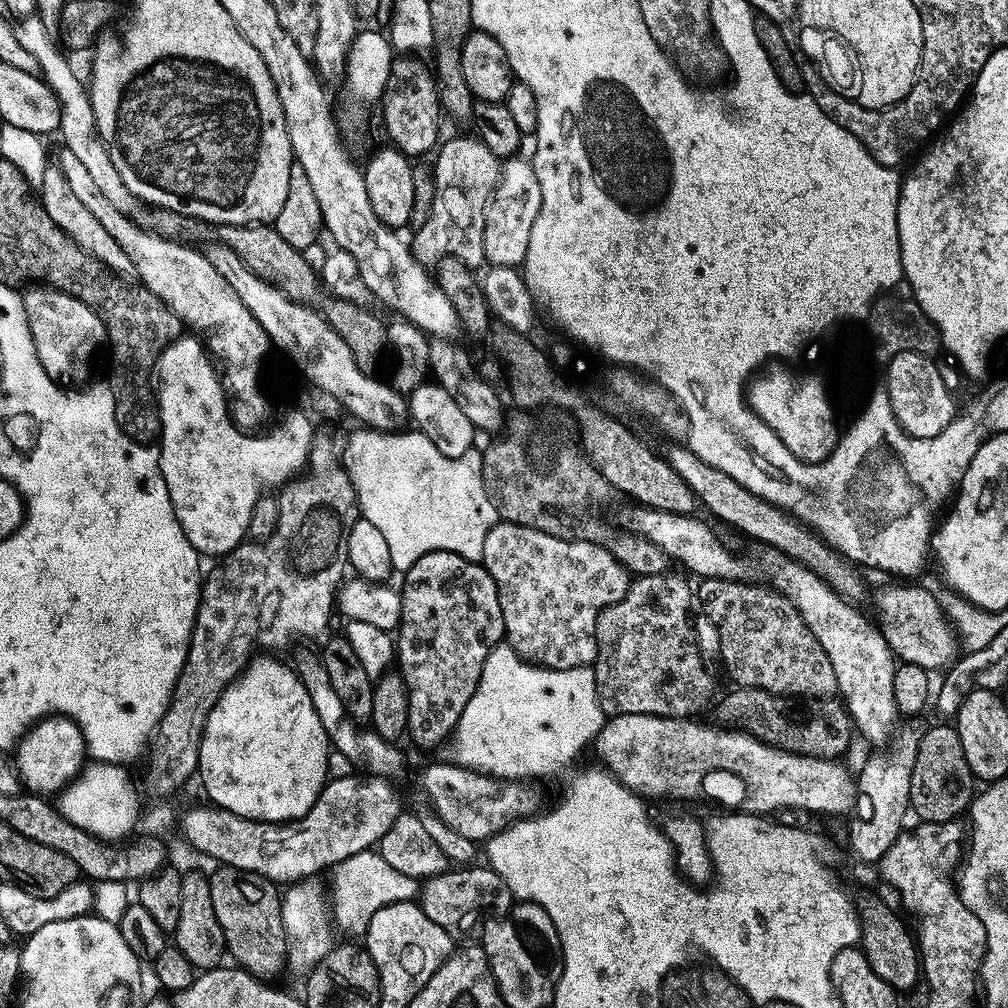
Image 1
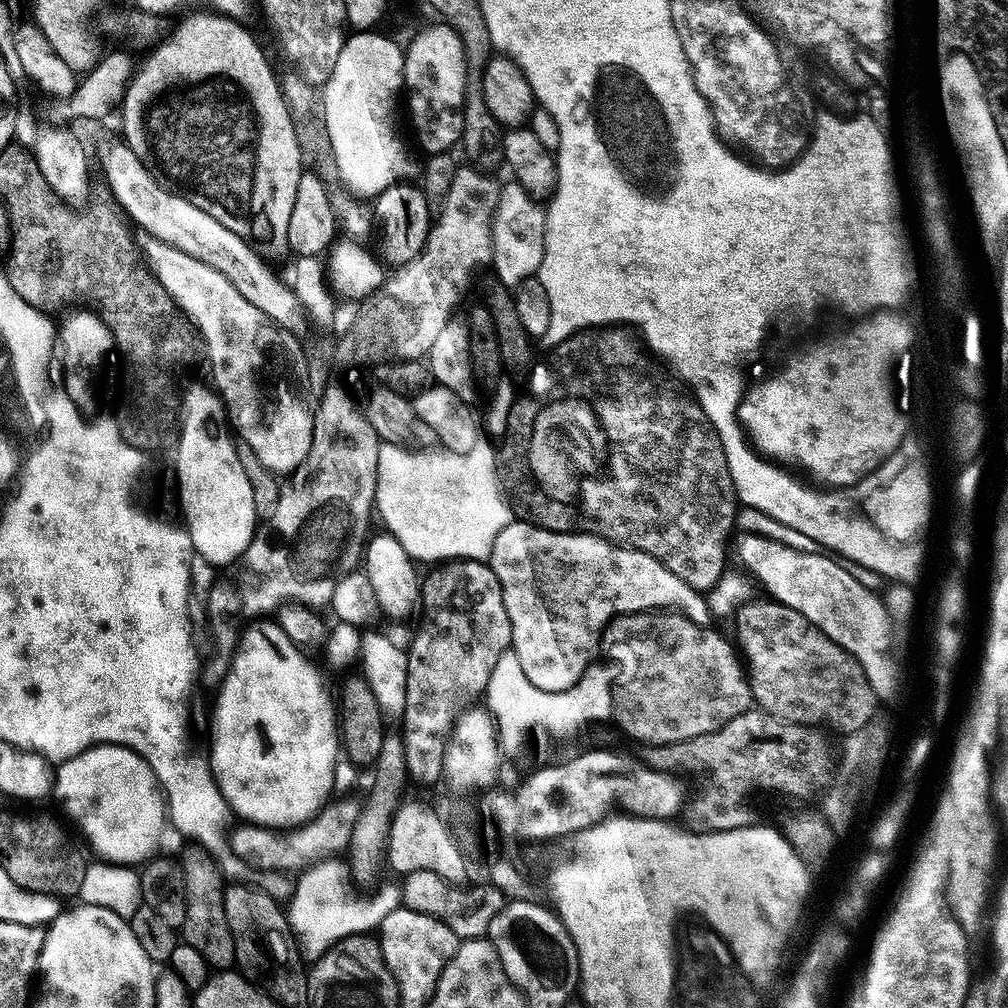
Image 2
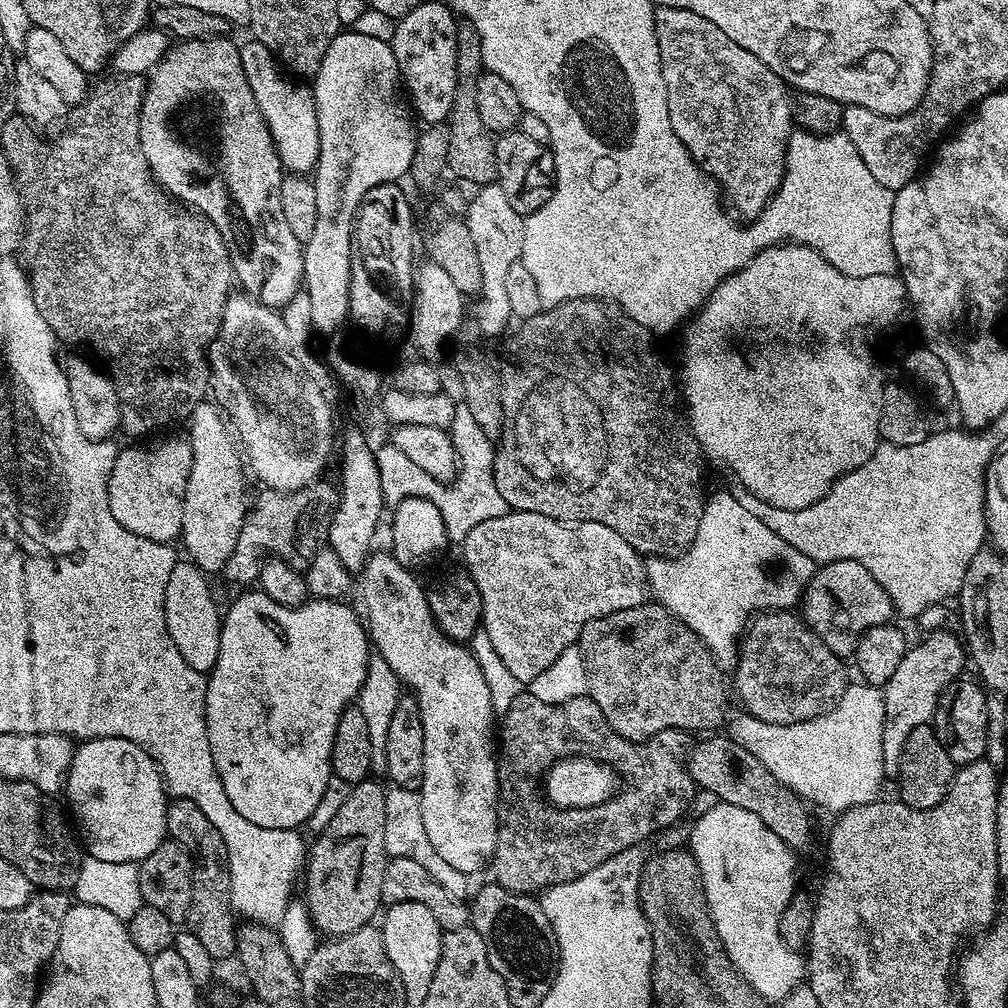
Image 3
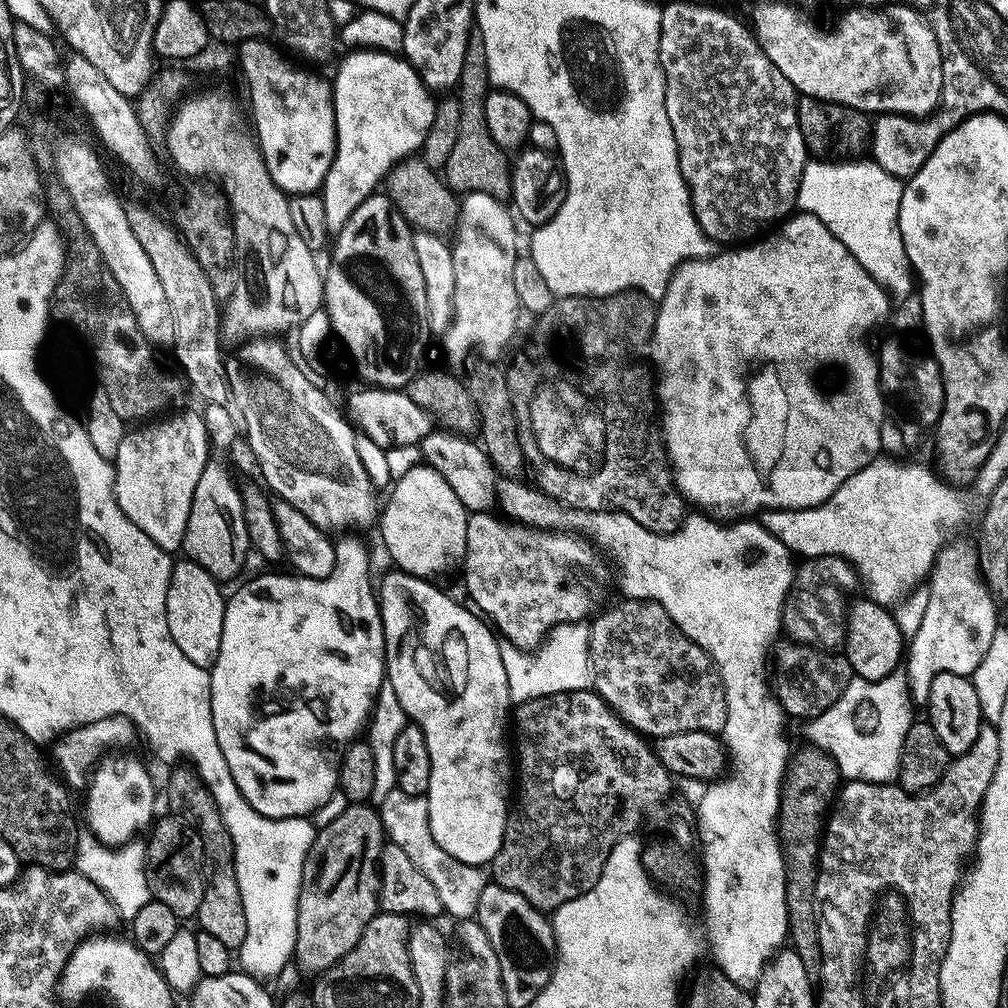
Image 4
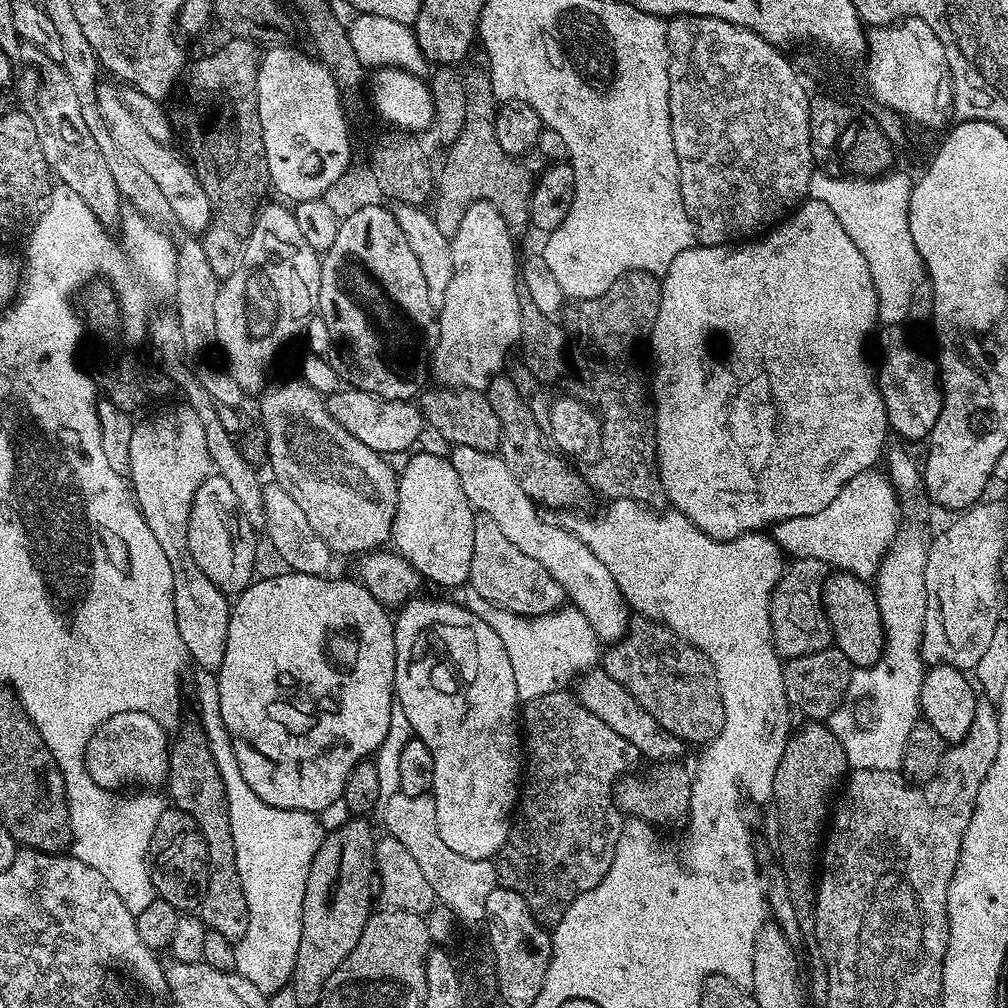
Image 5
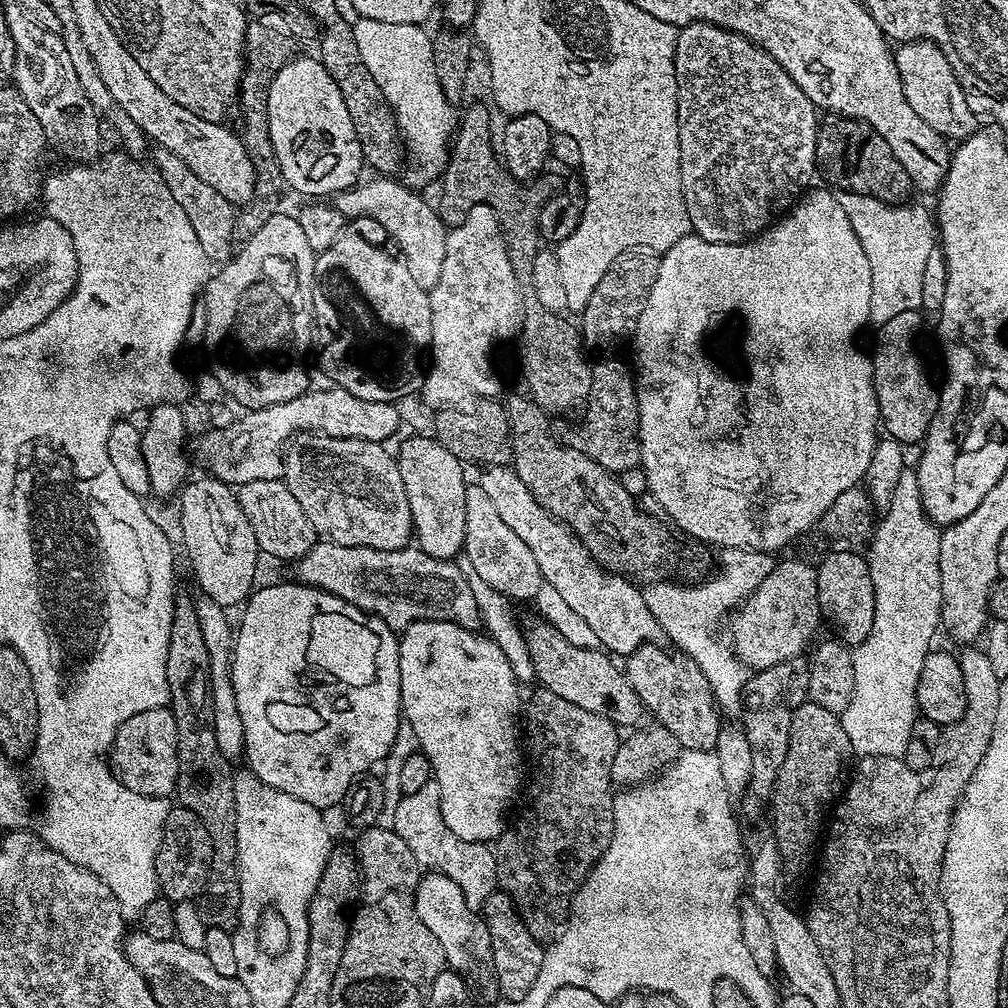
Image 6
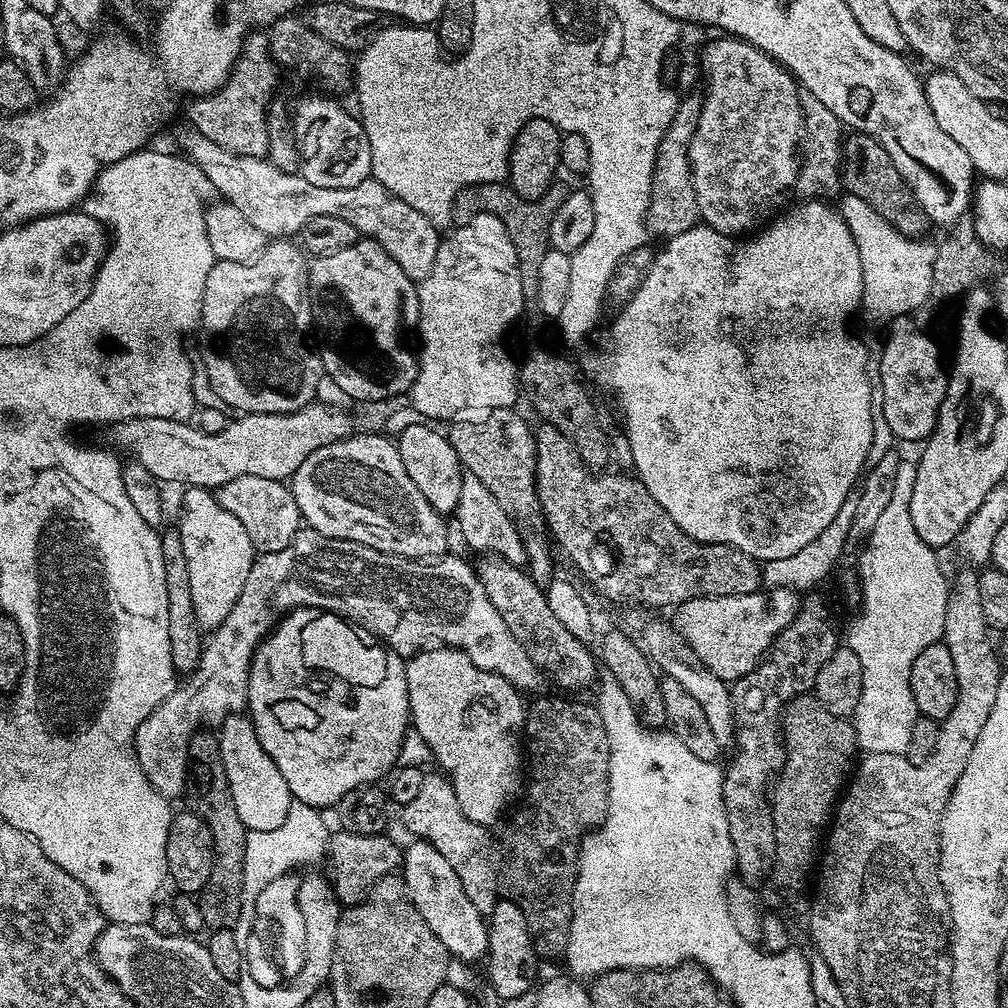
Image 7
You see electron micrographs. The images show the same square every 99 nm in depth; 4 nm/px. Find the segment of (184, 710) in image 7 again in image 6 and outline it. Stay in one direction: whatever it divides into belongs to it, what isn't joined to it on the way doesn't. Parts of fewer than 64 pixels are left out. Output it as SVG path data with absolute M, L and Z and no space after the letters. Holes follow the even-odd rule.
M321 539L295 561L294 568L299 583L321 588L330 596L358 606L369 616L386 622L390 629L403 630L419 620L453 620L464 628L475 629L481 623L478 602L474 602L465 569L456 564L451 559L436 560L416 546L379 552ZM171 707L135 712L116 731L110 749L110 760L120 781L130 790L143 796L171 797L178 778L178 754L176 753L176 727Z

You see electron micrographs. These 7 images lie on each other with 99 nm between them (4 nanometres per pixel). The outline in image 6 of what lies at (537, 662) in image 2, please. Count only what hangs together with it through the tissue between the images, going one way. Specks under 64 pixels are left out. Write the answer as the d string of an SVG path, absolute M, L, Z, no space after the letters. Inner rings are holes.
M469 486L466 490L466 526L462 556L468 559L467 567L472 576L482 578L486 586L498 590L509 601L535 601L539 597L540 587L545 584L534 553L528 549L526 542L522 542L522 538L518 538L518 534L514 534L514 530L510 530L510 526L506 526L506 522L502 522L497 507L479 486Z

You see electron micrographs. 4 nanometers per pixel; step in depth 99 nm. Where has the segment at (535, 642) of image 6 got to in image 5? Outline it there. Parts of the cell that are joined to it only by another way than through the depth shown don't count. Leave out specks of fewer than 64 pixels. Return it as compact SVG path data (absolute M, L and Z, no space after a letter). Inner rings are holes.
M589 670L583 673L575 685L574 695L582 702L582 706L586 706L586 710L590 710L590 714L598 714L598 718L602 718L602 722L606 722L610 730L622 734L622 738L626 738L629 746L643 759L645 756L646 759L652 760L648 762L676 762L681 759L680 755L686 749L685 742L663 729L623 686L608 676L607 672Z

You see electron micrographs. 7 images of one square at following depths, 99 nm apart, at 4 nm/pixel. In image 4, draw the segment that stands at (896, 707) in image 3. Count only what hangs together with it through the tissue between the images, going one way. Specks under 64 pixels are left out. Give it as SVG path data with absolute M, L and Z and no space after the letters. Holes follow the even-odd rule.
M954 544L946 546L936 556L928 579L925 617L909 639L904 660L904 673L913 703L928 703L930 685L938 674L952 673L971 676L984 658L999 627L995 597L979 577L975 555Z

